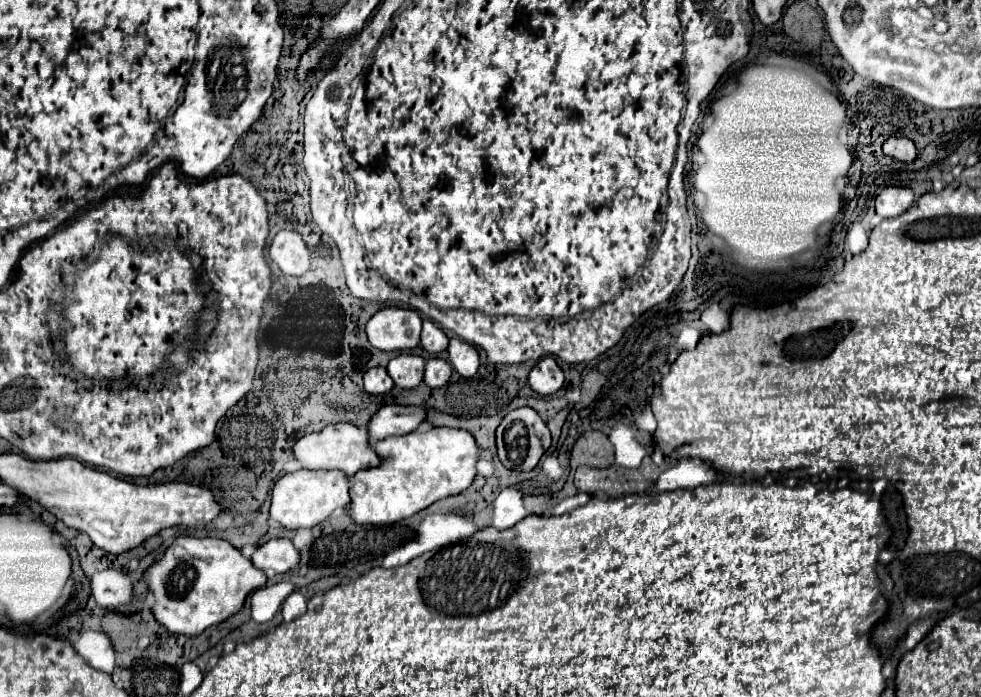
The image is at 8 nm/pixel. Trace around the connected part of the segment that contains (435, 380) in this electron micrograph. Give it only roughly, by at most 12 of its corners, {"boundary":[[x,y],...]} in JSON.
{"boundary":[[434,357],[426,363],[424,383],[432,389],[450,381],[448,361]]}

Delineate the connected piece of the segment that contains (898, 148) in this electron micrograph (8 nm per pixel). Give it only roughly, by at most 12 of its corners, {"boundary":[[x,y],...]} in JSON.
{"boundary":[[890,137],[882,151],[884,155],[912,163],[916,147],[910,139]]}

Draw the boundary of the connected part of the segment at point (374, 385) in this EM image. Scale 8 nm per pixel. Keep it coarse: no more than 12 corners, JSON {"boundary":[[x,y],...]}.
{"boundary":[[386,367],[364,373],[370,395],[388,393],[394,387]]}

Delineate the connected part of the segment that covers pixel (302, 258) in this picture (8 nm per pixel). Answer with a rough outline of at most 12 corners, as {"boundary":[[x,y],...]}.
{"boundary":[[278,231],[268,251],[286,275],[310,269],[296,231]]}

